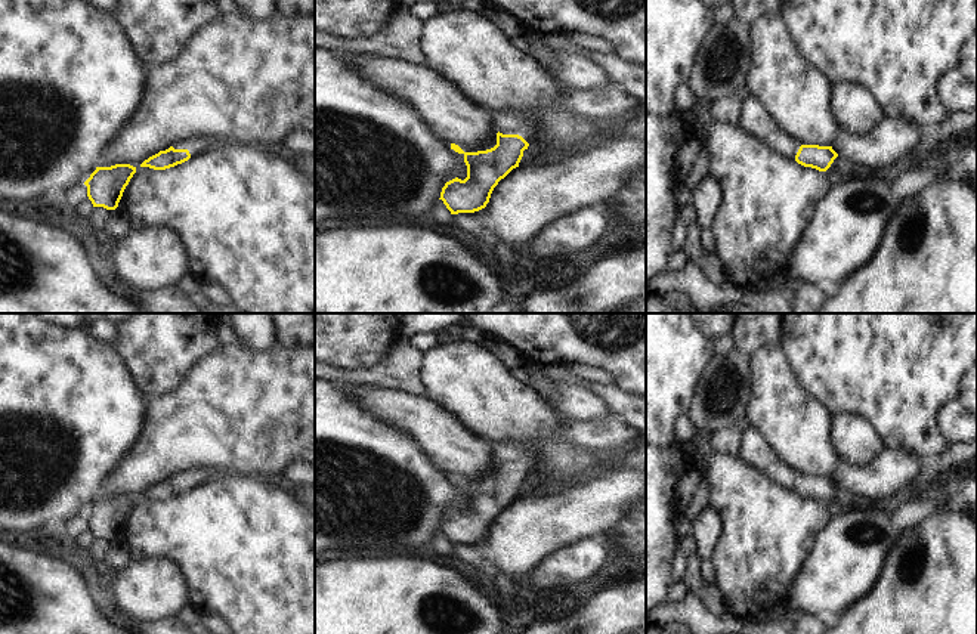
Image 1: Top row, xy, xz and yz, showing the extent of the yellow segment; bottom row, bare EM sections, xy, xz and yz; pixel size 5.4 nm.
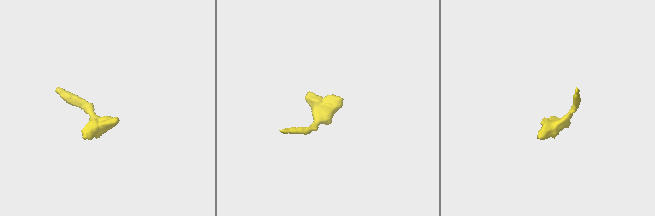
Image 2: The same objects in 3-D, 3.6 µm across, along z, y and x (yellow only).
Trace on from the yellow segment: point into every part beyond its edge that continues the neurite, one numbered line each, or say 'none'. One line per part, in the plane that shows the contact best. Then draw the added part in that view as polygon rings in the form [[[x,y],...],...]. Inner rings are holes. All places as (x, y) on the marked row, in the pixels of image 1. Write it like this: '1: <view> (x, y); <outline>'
1: xz (509, 121); [[[501,108],[492,112],[492,124],[497,132],[519,134],[531,145],[544,123],[520,109]]]

